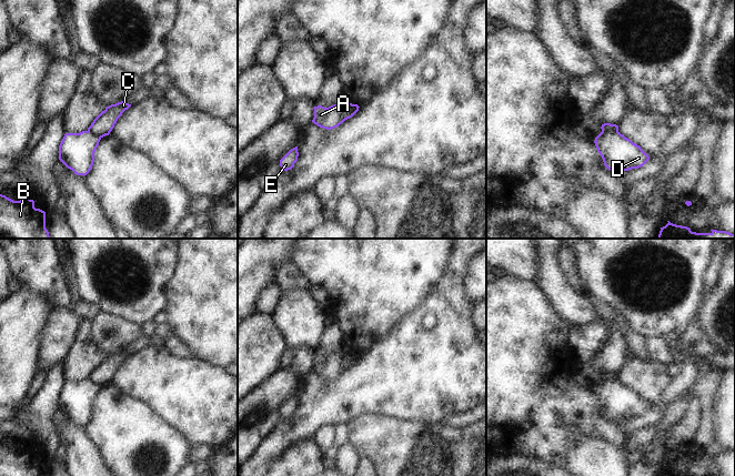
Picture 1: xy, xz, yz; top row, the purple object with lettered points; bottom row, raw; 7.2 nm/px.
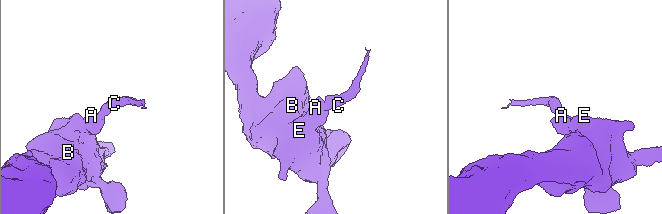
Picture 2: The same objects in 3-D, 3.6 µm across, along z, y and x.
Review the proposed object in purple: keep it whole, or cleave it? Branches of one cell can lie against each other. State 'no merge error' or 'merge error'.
merge error

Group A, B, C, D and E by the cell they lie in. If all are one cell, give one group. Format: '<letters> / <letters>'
A B D E / C

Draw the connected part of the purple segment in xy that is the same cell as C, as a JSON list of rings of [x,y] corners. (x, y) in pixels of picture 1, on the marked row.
[[[124,100],[118,102],[115,104],[111,104],[105,108],[91,123],[88,128],[88,131],[93,135],[98,135],[103,138],[109,135],[118,119],[122,115],[122,113],[128,110],[131,104],[127,103]]]

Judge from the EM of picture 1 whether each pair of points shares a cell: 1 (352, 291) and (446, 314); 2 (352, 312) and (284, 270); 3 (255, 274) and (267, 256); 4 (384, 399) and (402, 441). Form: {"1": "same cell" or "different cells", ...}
{"1": "different cells", "2": "different cells", "3": "same cell", "4": "different cells"}

